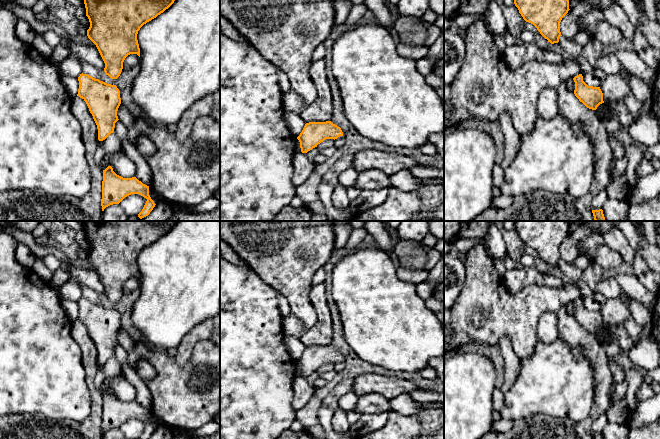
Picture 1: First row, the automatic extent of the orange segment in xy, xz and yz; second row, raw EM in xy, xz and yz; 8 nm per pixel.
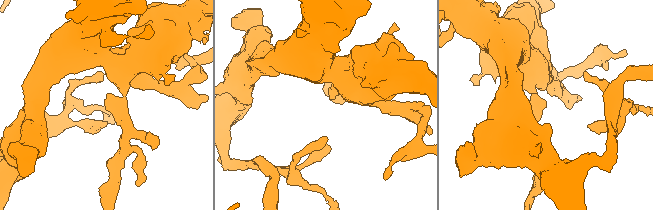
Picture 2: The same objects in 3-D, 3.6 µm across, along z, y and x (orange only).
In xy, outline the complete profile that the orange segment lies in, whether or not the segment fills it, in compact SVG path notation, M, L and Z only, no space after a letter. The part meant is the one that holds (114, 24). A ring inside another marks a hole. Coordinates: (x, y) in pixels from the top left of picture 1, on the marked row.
M84 0L86 16L90 27L88 38L96 45L104 63L104 72L111 79L117 79L123 69L123 62L130 54L140 57L137 34L140 28L168 9L175 0Z

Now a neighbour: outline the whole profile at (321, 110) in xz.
M324 59L313 61L309 74L316 86L318 97L301 112L300 117L306 123L330 121L333 114L333 106L330 86L326 76L326 61Z

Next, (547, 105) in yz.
M546 88L539 94L537 101L537 112L542 119L552 119L558 113L558 90Z

